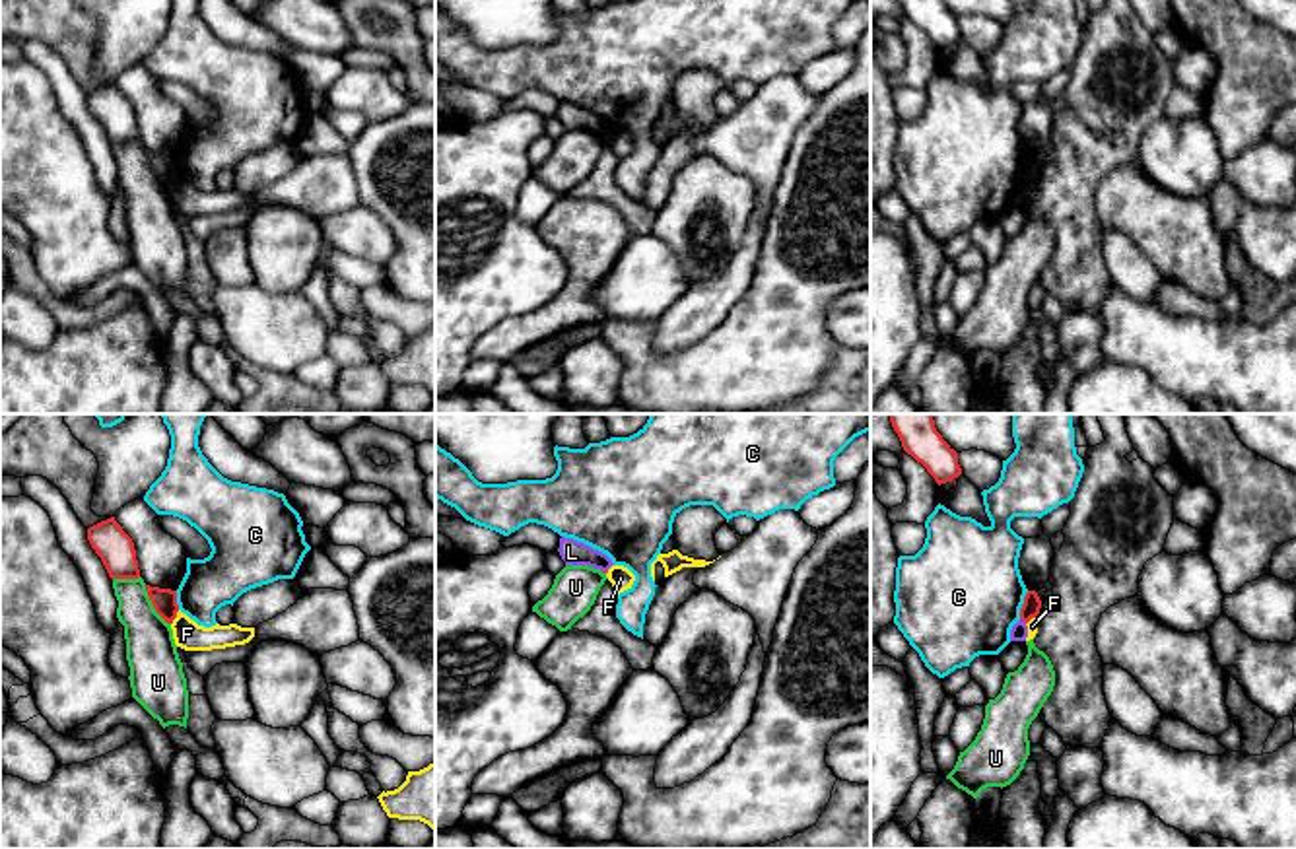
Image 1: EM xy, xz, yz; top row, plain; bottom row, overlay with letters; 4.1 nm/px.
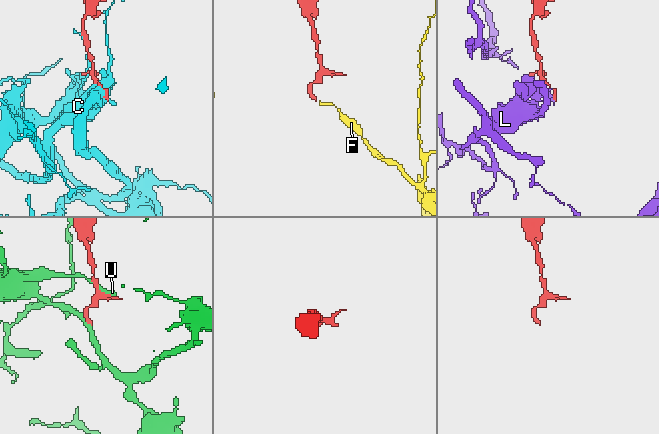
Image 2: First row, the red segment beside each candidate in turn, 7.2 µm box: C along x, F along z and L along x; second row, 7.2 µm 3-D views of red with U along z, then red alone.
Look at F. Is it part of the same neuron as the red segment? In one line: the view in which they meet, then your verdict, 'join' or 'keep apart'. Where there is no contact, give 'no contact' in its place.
meets red in xy; keep apart

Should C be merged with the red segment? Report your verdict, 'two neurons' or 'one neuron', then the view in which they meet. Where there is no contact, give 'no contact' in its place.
two neurons; contact in yz

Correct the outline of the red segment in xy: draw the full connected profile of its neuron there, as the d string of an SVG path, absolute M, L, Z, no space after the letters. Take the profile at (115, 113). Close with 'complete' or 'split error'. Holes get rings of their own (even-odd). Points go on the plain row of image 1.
M115 82L89 91L87 105L101 122L111 144L140 142L134 107Z; complete

